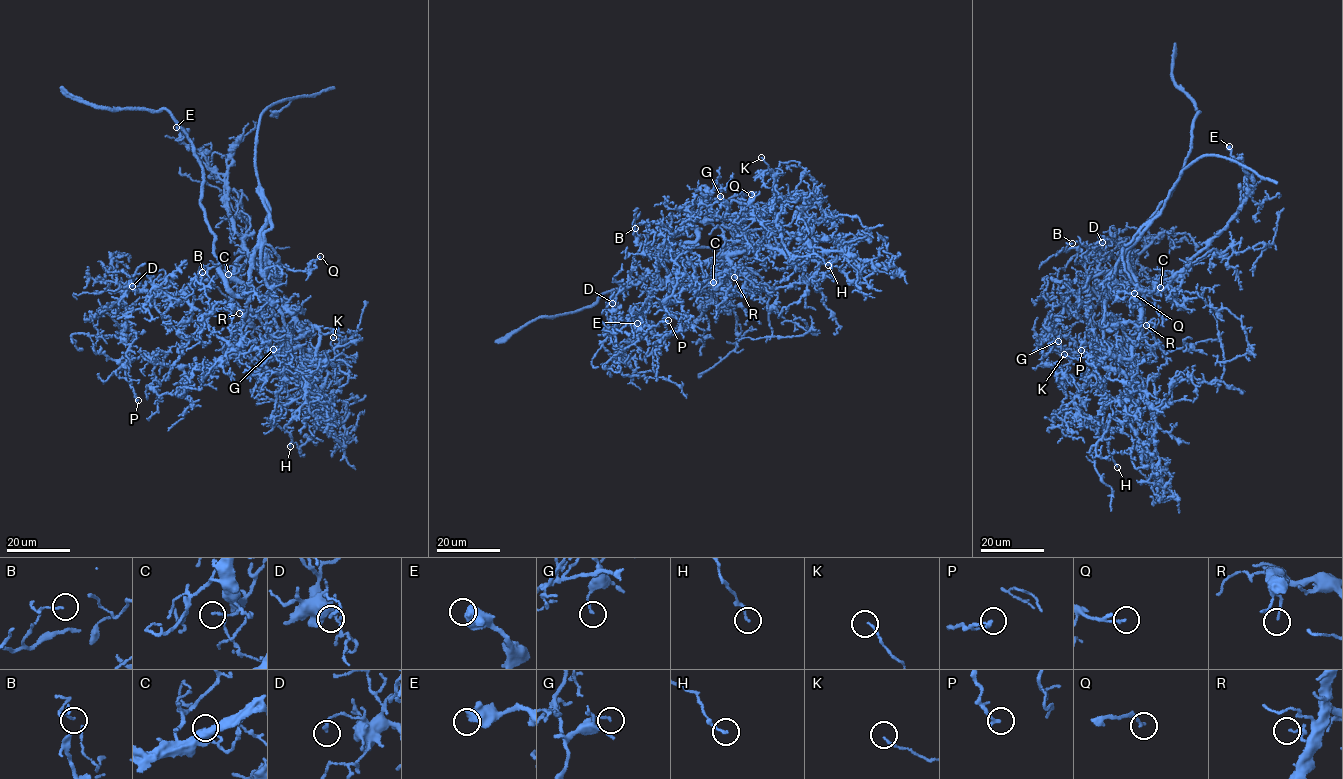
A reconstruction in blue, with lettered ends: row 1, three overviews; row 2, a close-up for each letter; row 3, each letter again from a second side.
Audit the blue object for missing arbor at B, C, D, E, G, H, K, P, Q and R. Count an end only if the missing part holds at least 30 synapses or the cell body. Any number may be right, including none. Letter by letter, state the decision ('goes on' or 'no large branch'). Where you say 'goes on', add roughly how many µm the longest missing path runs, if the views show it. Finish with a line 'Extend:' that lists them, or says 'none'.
B: no large branch
C: no large branch
D: no large branch
E: no large branch
G: no large branch
H: no large branch
K: no large branch
P: no large branch
Q: no large branch
R: no large branch
Extend: none

